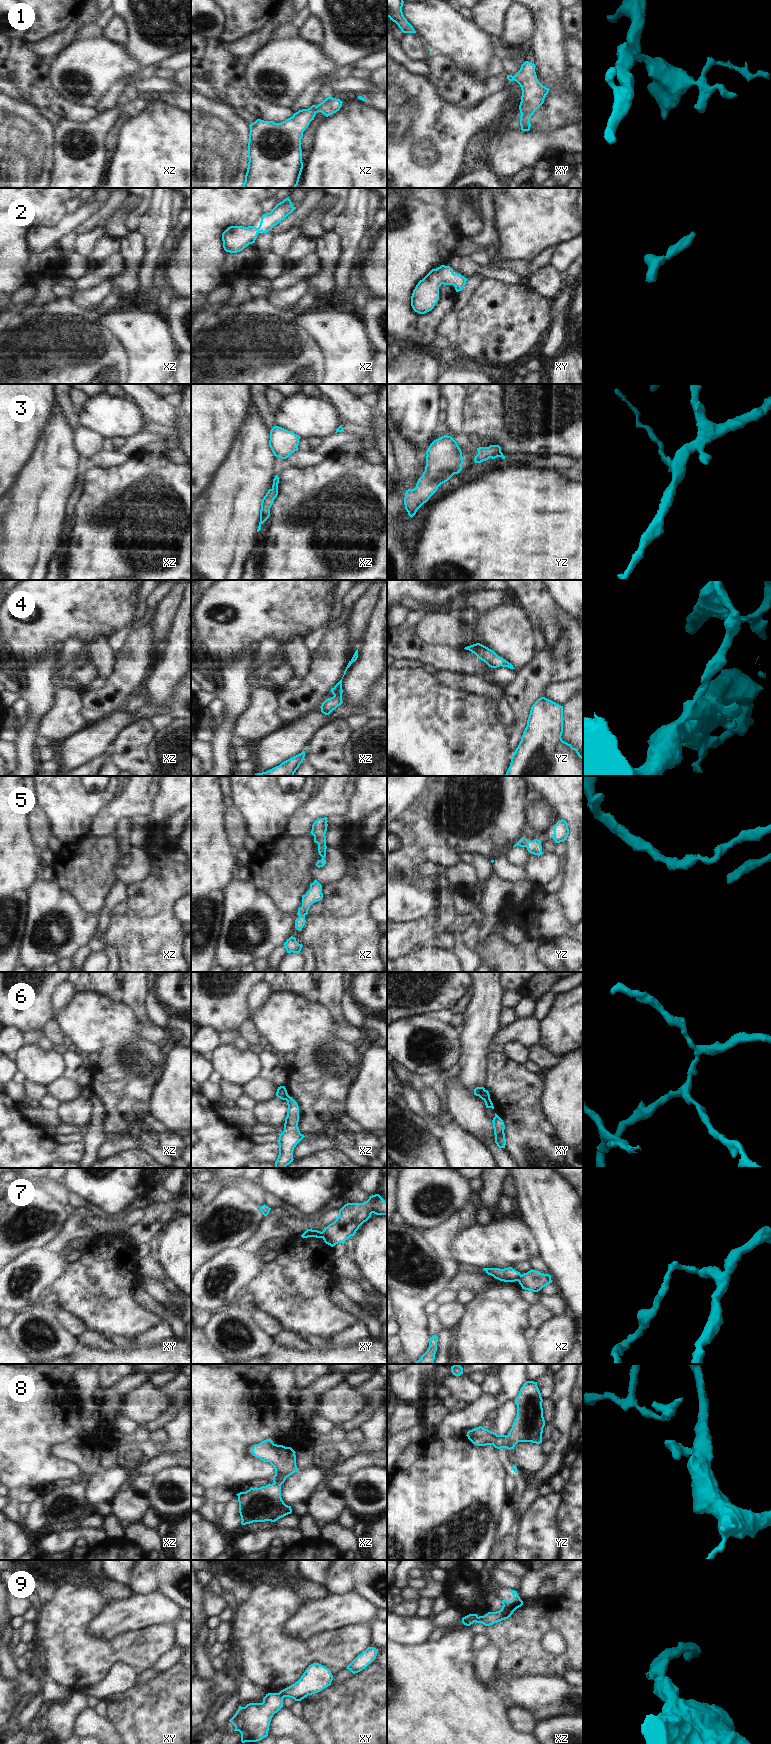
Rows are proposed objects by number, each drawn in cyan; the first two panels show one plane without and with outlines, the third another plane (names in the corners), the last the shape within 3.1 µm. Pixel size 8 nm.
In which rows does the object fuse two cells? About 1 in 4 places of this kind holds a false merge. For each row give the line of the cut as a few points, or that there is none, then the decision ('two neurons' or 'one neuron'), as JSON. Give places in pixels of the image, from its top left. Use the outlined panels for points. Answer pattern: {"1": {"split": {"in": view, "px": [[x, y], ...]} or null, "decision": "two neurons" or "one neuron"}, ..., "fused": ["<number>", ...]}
{"1": {"split": null, "decision": "one neuron"}, "2": {"split": null, "decision": "one neuron"}, "3": {"split": null, "decision": "one neuron"}, "4": {"split": null, "decision": "one neuron"}, "5": {"split": null, "decision": "one neuron"}, "6": {"split": {"in": "xy", "px": [[484, 1089], [479, 1096]]}, "decision": "two neurons"}, "7": {"split": {"in": "xy", "px": [[321, 1232], [322, 1237]]}, "decision": "two neurons"}, "8": {"split": null, "decision": "one neuron"}, "9": {"split": {"in": "xy", "px": [[279, 1692], [283, 1697]]}, "decision": "two neurons"}, "fused": ["6", "7", "9"]}

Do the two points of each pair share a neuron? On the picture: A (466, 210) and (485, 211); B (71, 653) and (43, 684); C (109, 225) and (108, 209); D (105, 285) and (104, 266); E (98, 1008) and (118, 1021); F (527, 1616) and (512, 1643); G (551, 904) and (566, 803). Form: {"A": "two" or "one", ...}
{"A": "two", "B": "two", "C": "two", "D": "two", "E": "one", "F": "one", "G": "two"}

